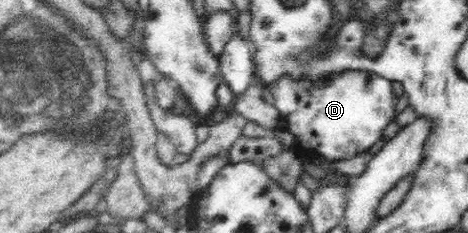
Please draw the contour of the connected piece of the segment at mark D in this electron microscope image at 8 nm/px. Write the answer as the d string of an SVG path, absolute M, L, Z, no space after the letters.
M347 71L331 77L330 81L312 85L304 79L292 81L283 77L279 83L273 85L274 106L279 110L281 118L287 118L287 130L295 135L295 145L315 151L324 160L339 161L351 159L359 154L364 154L369 148L381 139L383 131L392 123L395 117L397 98L393 95L392 83L370 73L362 71Z

